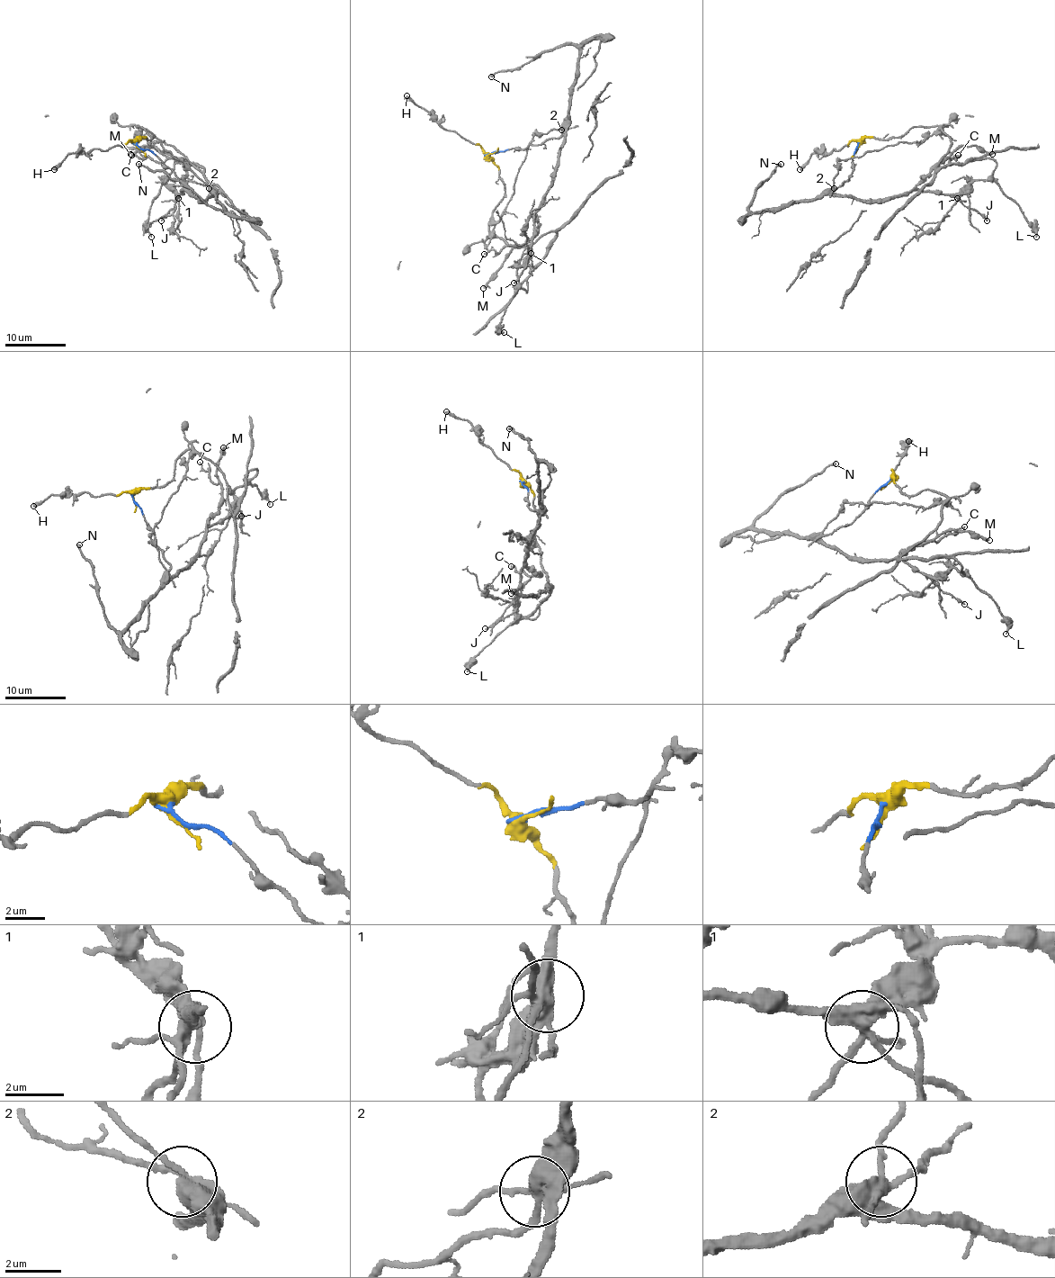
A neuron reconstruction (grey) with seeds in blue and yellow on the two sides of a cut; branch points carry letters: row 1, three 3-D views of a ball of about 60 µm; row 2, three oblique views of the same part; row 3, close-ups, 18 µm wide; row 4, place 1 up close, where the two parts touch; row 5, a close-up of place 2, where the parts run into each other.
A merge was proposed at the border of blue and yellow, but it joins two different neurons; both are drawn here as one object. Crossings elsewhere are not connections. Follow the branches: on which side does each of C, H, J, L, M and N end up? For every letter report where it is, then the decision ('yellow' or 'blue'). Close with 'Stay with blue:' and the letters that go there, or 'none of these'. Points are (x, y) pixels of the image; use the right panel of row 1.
C: at (958, 155); blue
H: at (800, 169); yellow
J: at (987, 220); blue
L: at (1036, 237); yellow
M: at (992, 154); blue
N: at (781, 164); blue
Stay with blue: C, J, M, N

